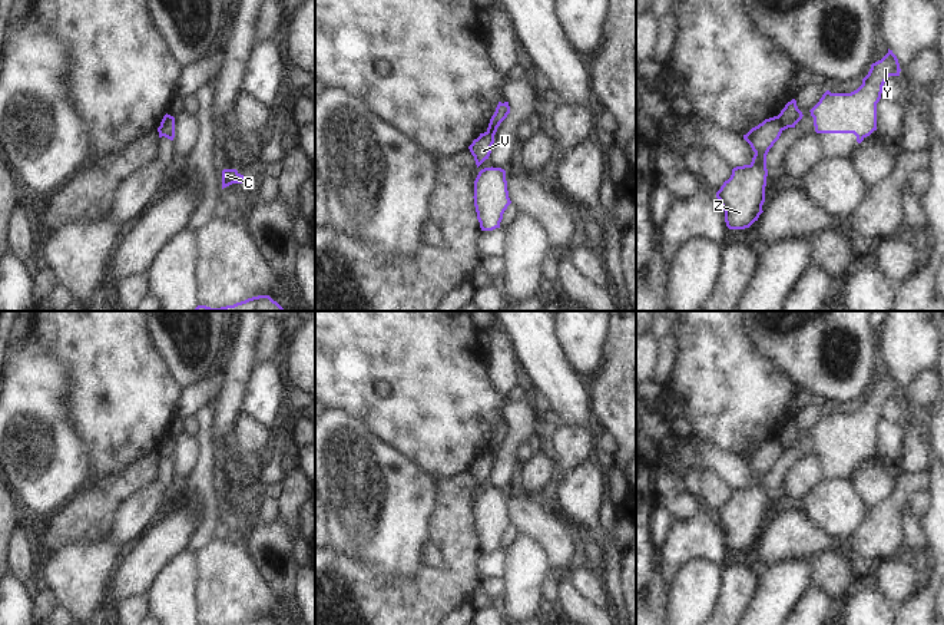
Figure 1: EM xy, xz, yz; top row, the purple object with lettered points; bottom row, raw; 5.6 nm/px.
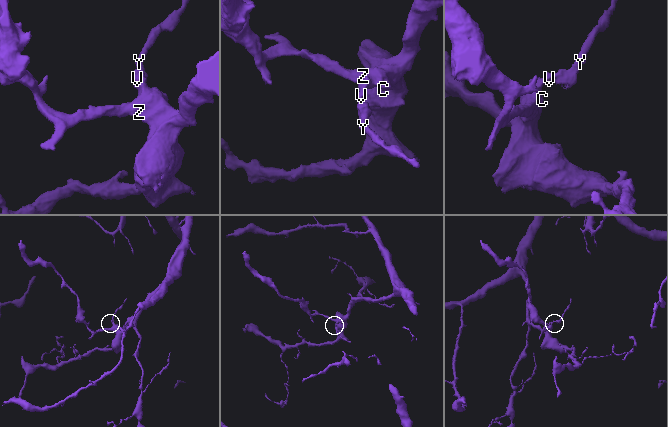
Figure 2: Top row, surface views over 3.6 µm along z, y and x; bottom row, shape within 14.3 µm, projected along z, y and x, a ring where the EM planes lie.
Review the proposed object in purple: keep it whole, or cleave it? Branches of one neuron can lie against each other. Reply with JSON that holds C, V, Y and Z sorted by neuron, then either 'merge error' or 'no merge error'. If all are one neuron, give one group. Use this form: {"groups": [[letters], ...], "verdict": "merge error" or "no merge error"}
{"groups": [["C", "Z"], ["V", "Y"]], "verdict": "merge error"}

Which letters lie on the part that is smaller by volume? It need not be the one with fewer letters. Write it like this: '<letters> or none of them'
V, Y

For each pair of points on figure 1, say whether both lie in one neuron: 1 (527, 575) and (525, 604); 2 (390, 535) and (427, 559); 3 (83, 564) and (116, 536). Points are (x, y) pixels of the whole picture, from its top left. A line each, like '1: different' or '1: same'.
1: same
2: different
3: different

